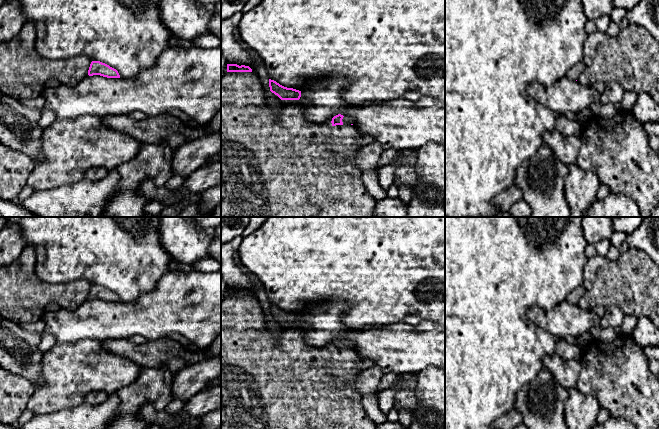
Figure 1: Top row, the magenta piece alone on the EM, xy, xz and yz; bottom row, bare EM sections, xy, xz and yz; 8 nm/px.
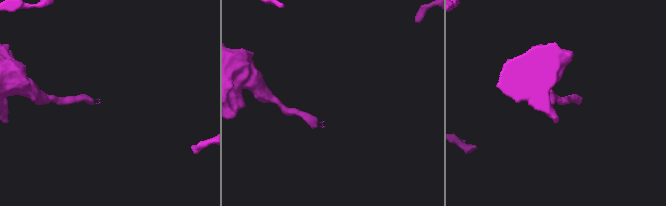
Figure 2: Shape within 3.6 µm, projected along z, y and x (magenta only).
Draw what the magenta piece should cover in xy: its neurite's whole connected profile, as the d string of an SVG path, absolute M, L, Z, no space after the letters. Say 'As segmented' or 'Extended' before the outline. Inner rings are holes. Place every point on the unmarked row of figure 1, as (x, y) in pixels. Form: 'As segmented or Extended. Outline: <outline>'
As segmented. Outline: M92 285L88 294L88 299L100 299L107 302L120 302L118 295L100 285Z

